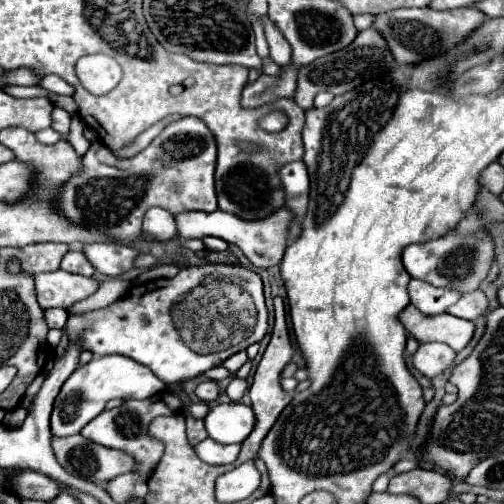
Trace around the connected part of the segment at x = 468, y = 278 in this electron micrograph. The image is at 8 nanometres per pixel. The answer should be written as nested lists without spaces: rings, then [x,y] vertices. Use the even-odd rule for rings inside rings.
[[[478,231],[472,235],[448,233],[440,239],[406,247],[402,261],[412,279],[426,281],[434,287],[448,287],[460,291],[460,295],[466,295],[468,291],[480,289],[482,281],[488,277],[494,261],[494,237],[488,231]]]

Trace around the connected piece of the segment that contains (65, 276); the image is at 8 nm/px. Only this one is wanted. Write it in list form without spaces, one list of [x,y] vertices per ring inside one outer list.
[[[62,269],[52,273],[40,273],[34,279],[36,279],[38,303],[42,309],[50,309],[50,307],[68,309],[74,303],[96,293],[96,289],[100,287],[100,281],[96,281],[94,277],[74,275]]]

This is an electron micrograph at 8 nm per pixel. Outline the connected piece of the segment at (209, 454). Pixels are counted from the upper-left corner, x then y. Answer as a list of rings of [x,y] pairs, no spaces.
[[[204,439],[194,447],[196,455],[210,463],[210,465],[224,465],[224,463],[234,463],[234,459],[238,457],[238,445],[222,445],[216,443],[214,439]]]

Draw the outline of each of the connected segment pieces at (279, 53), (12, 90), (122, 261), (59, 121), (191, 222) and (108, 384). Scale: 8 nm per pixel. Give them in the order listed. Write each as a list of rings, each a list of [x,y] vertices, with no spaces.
[[[268,15],[260,17],[262,25],[264,25],[264,33],[270,45],[270,57],[272,61],[278,63],[280,67],[288,67],[290,65],[290,55],[288,55],[288,41],[284,39],[284,35],[280,35],[274,27],[274,23],[268,19]]]
[[[7,85],[3,90],[11,96],[14,95],[16,98],[50,97],[50,93],[40,86]]]
[[[120,243],[82,245],[82,251],[86,253],[86,257],[94,265],[94,269],[108,277],[118,277],[118,275],[134,269],[134,259],[140,255],[134,247],[120,245]]]
[[[54,107],[54,111],[52,111],[52,129],[58,131],[60,135],[68,135],[70,115],[64,109],[60,109],[60,107]]]
[[[280,209],[274,215],[260,219],[260,221],[244,221],[232,213],[226,211],[184,211],[184,215],[176,215],[176,225],[178,225],[178,235],[184,239],[202,239],[202,237],[220,237],[226,239],[228,243],[234,243],[242,249],[242,253],[250,259],[254,267],[268,269],[274,265],[280,265],[282,255],[288,247],[288,223],[292,223],[292,211]]]
[[[124,355],[94,357],[88,365],[78,367],[62,385],[52,411],[52,435],[66,437],[80,433],[90,419],[94,419],[98,413],[104,411],[104,405],[110,399],[148,399],[160,393],[162,389],[166,389],[164,381],[160,381],[148,367]]]

